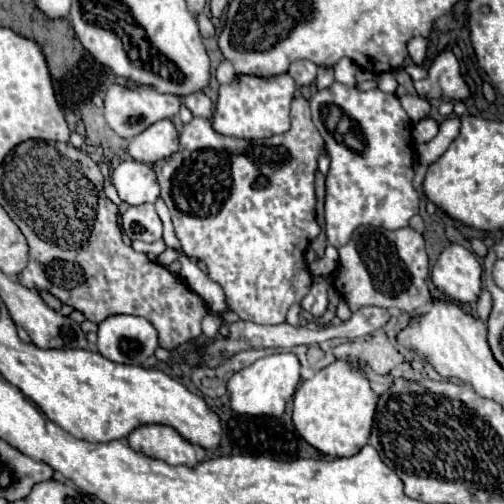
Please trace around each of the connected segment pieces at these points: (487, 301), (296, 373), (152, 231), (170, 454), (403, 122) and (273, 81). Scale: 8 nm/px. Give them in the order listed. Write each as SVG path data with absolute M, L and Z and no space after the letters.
M482 290L480 298L478 298L478 316L482 322L488 320L488 314L490 314L490 308L492 308L492 298L490 298L490 292L488 290Z
M292 352L270 354L254 364L242 368L228 380L228 394L232 400L232 410L250 416L276 416L284 414L286 402L294 396L300 382L300 360Z
M152 204L130 206L122 212L122 230L130 240L154 242L162 238L162 222Z
M144 424L128 434L128 444L152 458L160 458L168 464L194 466L196 454L192 444L182 438L174 428L162 424Z
M334 82L330 88L318 90L312 100L312 120L326 142L330 156L330 170L326 176L326 236L334 248L348 244L358 226L382 226L398 230L408 226L408 220L418 214L418 192L412 188L414 178L414 146L412 146L412 120L400 106L396 94L386 94L380 88L358 90Z
M238 74L230 84L220 84L218 102L212 126L226 136L260 140L274 134L284 134L290 130L290 102L298 90L296 82L288 74L280 76L250 76Z

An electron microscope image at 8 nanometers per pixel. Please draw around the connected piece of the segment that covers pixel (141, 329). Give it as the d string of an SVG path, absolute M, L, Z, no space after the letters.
M110 316L98 324L98 352L120 364L144 364L158 348L158 332L140 316Z

